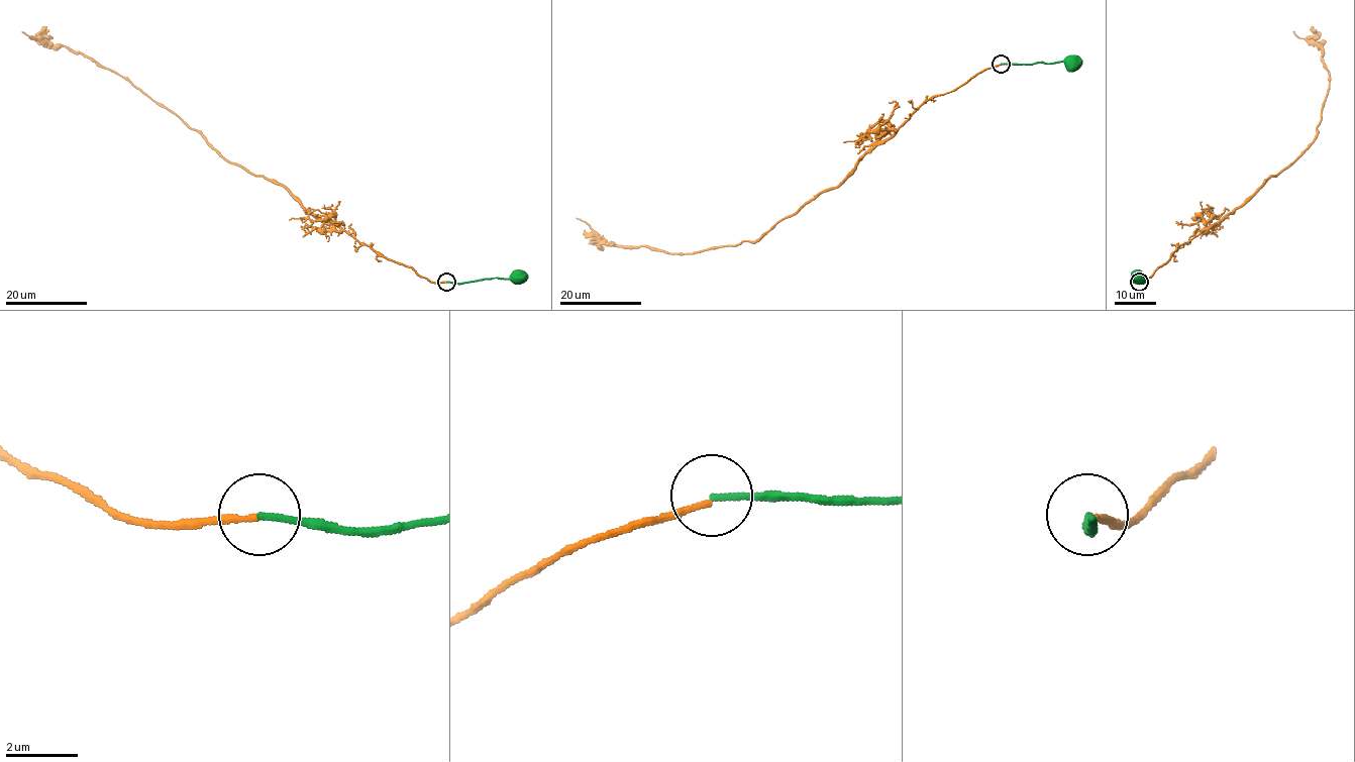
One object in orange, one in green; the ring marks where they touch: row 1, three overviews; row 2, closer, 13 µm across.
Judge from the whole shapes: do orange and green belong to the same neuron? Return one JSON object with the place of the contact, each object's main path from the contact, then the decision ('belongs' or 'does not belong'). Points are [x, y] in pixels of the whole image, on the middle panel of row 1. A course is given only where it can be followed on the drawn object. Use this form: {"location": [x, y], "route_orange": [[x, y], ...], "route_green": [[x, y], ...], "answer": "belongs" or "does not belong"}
{"location": [1001, 64], "route_orange": [[1002, 64], [934, 95], [836, 187], [806, 202], [755, 241], [669, 253], [608, 245], [576, 217]], "route_green": [[1002, 64], [1072, 64]], "answer": "does not belong"}

